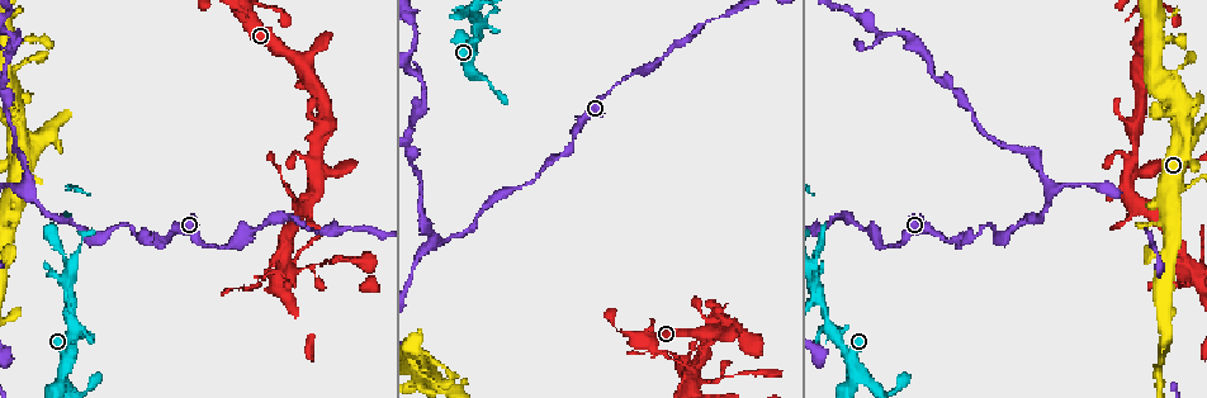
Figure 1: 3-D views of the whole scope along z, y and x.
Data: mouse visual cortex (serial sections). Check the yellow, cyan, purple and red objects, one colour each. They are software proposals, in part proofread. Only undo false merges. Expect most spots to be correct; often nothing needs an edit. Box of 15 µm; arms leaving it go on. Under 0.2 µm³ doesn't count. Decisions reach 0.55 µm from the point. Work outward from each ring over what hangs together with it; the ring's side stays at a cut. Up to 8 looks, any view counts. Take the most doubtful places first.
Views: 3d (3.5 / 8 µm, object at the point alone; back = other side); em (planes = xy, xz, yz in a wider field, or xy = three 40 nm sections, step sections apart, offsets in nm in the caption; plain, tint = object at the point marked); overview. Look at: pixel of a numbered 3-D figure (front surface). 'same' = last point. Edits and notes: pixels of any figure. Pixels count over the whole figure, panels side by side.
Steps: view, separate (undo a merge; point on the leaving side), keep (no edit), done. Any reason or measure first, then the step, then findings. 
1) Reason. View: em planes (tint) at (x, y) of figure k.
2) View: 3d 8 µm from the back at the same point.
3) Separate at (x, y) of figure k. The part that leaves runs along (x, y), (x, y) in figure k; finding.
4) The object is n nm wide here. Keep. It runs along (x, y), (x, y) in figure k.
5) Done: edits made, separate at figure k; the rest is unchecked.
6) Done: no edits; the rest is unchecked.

Small branch off a trunk. View: 3d 3.5 µm at (300, 209) of figure 1.

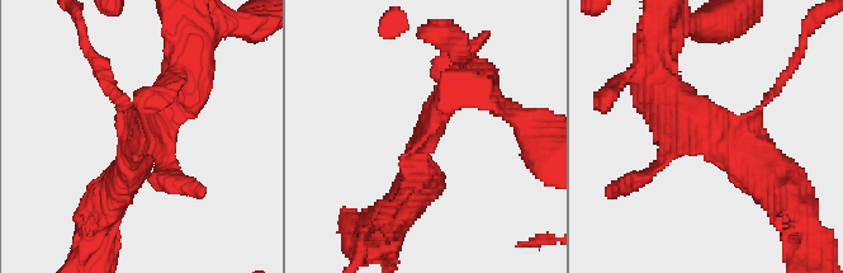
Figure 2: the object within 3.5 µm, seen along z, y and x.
3 arms meet here; the arms are 150, 350, 450 nm wide. View: em xy step 3 (tint) at (426, 139) of figure 2.

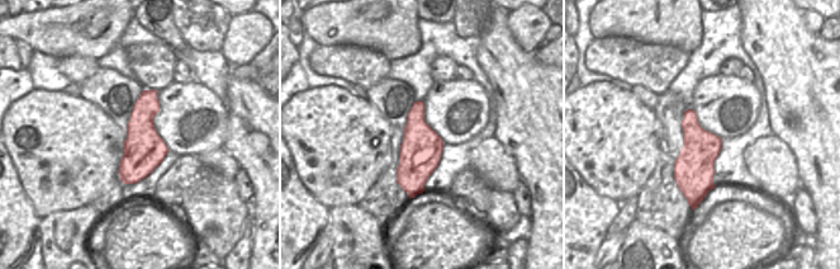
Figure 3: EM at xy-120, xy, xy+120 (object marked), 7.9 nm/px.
The object is 320 nm wide here. Keep. It runs along (661, 84), (777, 186) in figure 2; one cell here.

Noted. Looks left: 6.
Branch point. View: 3d 3.5 µm at (820, 300) of figure 1.

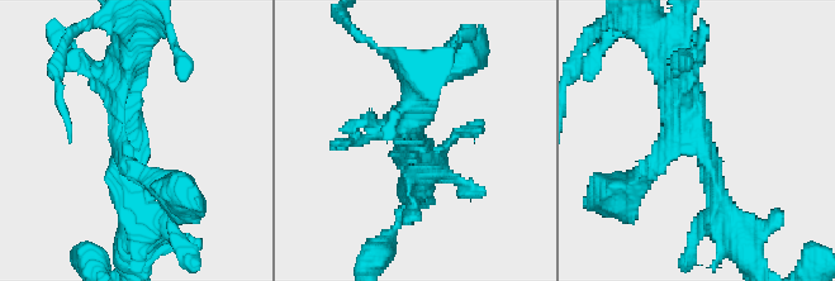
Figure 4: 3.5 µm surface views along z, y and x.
3 arms meet here; the arms are 200, 250, 400 nm wide. View: em planes (tint) at (411, 147) of figure 4.

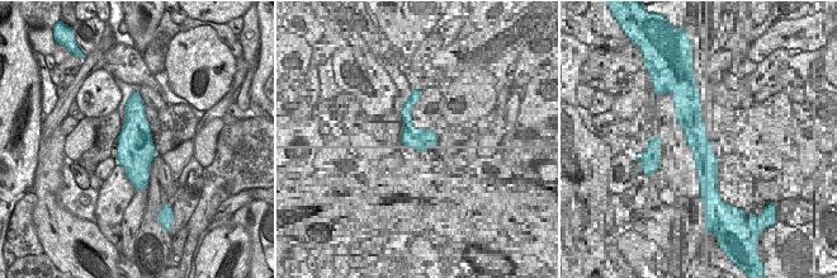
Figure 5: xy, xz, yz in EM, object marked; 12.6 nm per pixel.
Keep. One cell here.

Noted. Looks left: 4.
Sudden change in width. View: 3d 8 µm at (204, 243) of figure 1.

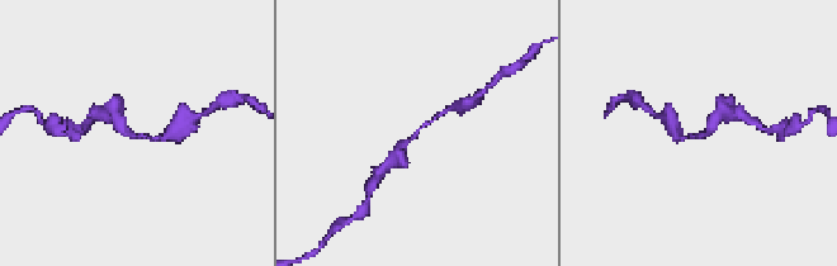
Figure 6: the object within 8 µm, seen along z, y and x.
Closer look. View: 3d 3.5 µm at (700, 135) of figure 6.

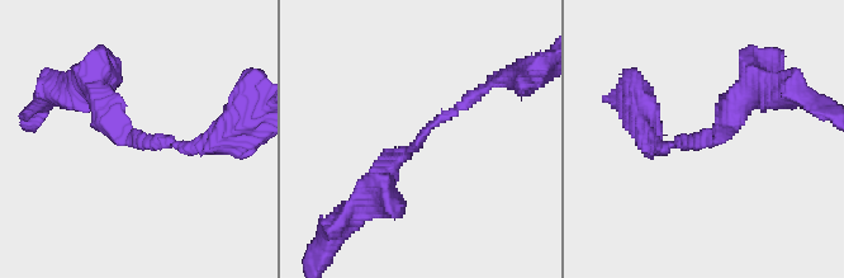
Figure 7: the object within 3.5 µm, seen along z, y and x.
The arms are 150, 350 nm wide; now the EM. View: em xy step 1 (tint) at (705, 140) of figure 7.

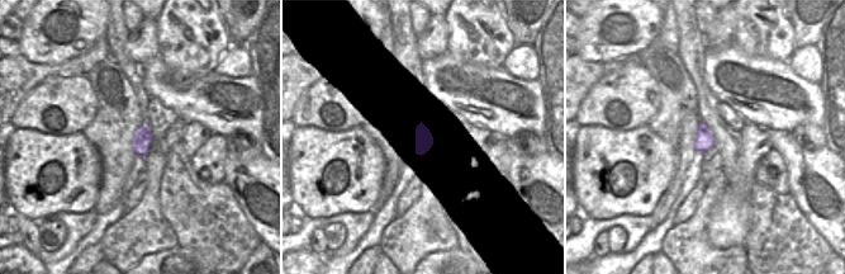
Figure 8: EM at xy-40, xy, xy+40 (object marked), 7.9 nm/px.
Keep. It runs along (374, 189), (389, 160), (487, 86) in figure 7; one cell here.

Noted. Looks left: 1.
Done: no edits; the rest is unchecked.

